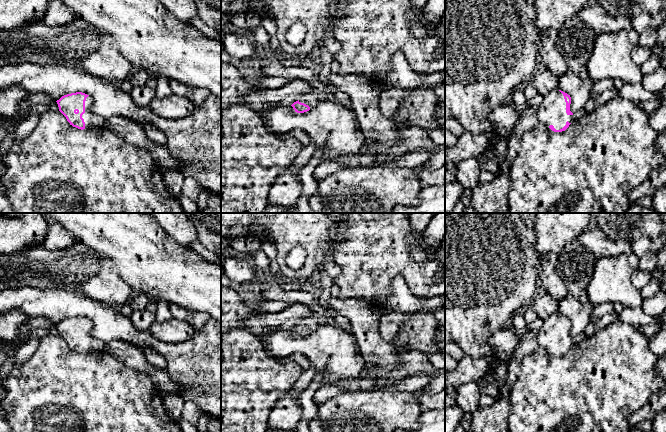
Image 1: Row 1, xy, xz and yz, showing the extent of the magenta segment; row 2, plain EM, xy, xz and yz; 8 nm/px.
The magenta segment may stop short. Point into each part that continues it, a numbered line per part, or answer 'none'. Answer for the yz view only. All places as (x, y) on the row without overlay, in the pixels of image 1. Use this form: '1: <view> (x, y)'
1: yz (552, 335)

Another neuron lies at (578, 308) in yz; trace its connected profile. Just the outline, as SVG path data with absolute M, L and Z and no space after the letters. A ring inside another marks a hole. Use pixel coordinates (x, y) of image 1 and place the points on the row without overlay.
M585 290L577 295L568 293L558 302L558 313L571 321L570 335L576 337L585 332L591 323L593 305Z

